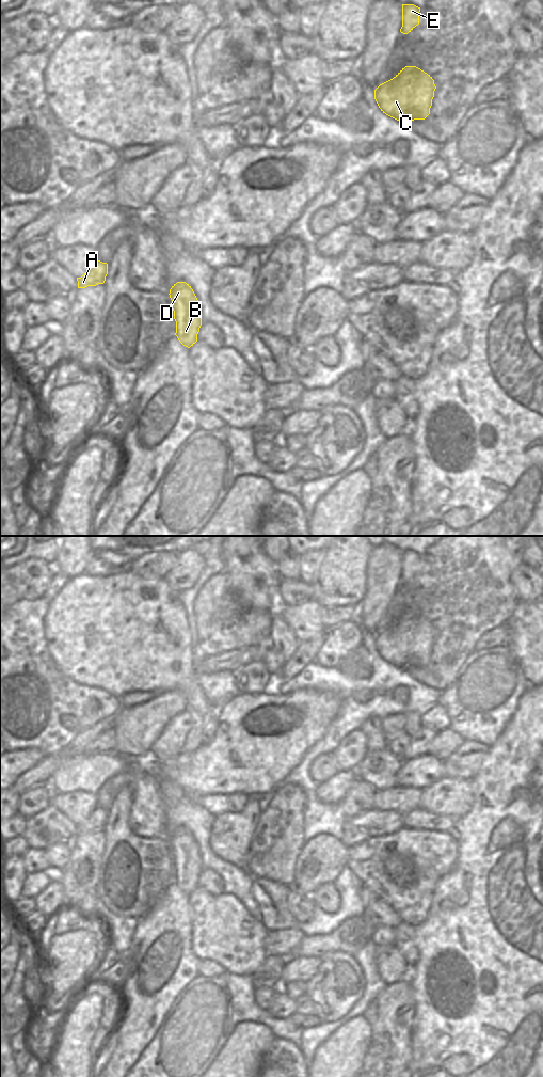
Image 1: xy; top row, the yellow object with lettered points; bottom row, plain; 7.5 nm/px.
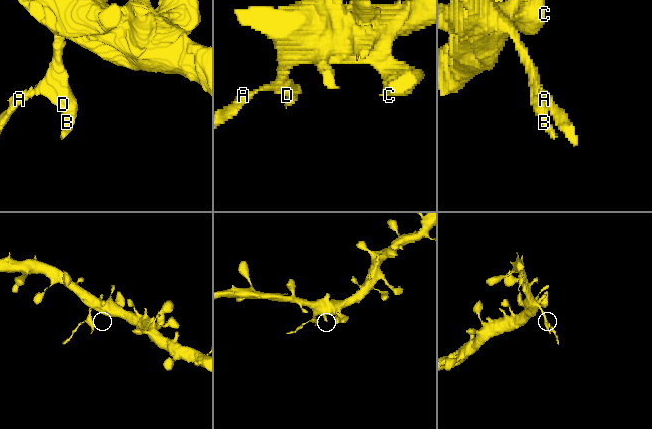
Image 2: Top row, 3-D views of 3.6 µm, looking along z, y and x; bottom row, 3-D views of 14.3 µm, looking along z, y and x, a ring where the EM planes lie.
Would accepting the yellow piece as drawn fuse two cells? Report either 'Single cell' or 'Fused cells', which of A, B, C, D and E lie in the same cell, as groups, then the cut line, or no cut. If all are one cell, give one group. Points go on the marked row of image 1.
Fused cells. Groups: A / B C D E. Split along xy (94, 265), (94, 274), (105, 278).

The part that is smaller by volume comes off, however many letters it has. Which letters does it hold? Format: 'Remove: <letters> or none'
Remove: A

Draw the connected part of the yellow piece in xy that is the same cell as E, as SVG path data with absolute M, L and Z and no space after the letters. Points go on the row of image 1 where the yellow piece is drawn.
M402 4L402 27L400 32L408 34L419 25L420 7L414 4Z

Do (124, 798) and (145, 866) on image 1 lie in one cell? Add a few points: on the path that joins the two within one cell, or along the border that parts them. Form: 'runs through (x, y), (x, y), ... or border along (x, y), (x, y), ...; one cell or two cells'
runs through (122, 816), (122, 834), (137, 849); one cell

